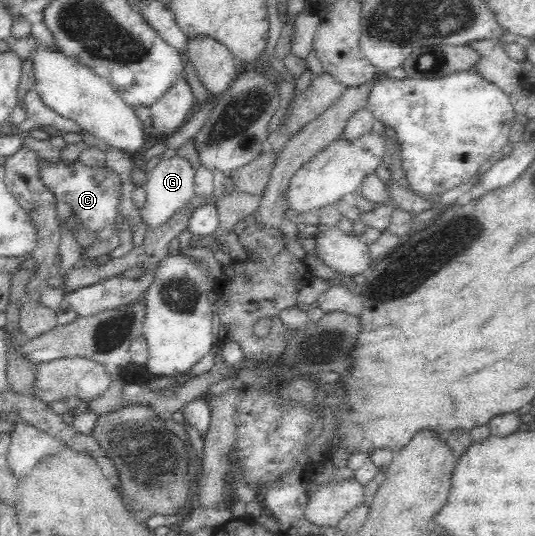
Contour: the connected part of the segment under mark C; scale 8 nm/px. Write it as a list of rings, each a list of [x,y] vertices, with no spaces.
[[[63,160],[59,163],[44,162],[44,182],[58,199],[60,232],[66,230],[74,234],[74,228],[79,226],[79,222],[94,234],[100,234],[106,227],[114,224],[120,213],[122,181],[121,176],[107,166],[92,167],[79,160],[70,164]]]

